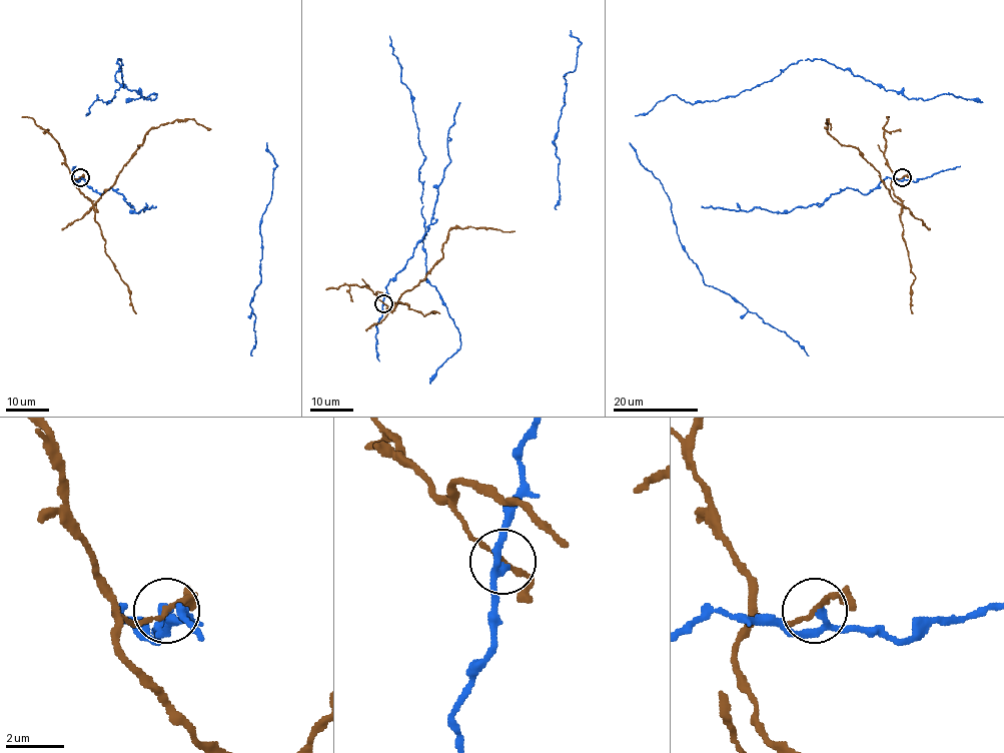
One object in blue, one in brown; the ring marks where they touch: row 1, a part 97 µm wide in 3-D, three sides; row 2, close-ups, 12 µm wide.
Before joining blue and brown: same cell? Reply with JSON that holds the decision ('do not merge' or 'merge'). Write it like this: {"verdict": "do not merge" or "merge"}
{"verdict": "do not merge"}

